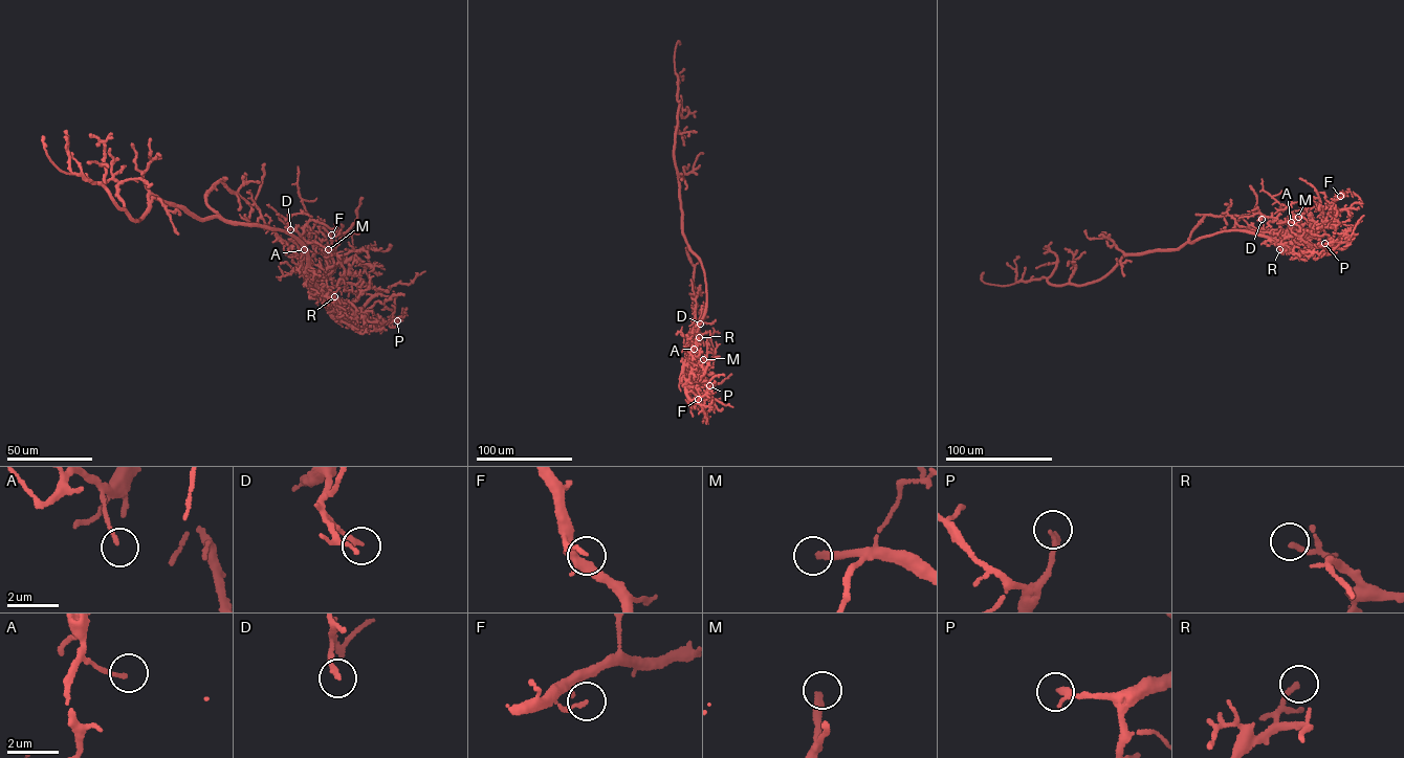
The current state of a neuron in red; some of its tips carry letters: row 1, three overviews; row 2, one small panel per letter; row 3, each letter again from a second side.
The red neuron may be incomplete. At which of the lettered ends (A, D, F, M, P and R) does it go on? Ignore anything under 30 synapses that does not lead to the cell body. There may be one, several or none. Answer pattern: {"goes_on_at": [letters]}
{"goes_on_at": ["M"]}

